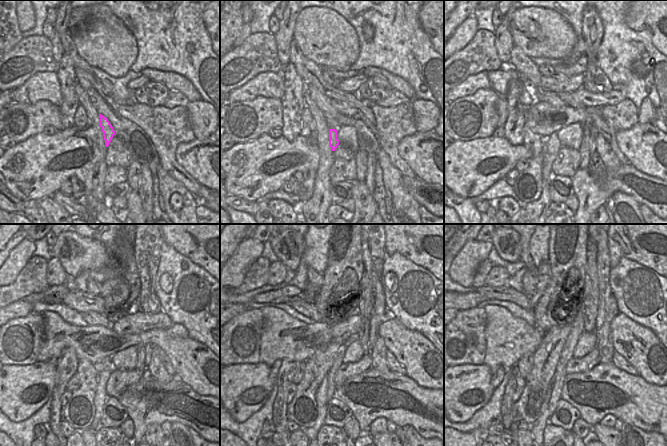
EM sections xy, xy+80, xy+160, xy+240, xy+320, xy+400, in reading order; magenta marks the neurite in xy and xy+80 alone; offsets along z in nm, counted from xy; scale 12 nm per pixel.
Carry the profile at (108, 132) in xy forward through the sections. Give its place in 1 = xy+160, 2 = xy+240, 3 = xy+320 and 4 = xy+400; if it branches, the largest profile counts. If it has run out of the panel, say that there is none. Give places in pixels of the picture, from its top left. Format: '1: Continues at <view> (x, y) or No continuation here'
1: Continues at xy+160 (551, 146)
2: Continues at xy+240 (100, 398)
3: Continues at xy+320 (321, 395)
4: Continues at xy+400 (538, 426)

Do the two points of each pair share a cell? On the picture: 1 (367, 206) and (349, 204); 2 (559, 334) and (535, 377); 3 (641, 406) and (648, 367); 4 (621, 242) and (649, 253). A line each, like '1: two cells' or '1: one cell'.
1: two cells
2: one cell
3: two cells
4: one cell

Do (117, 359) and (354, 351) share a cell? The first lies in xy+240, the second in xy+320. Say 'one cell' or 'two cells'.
one cell

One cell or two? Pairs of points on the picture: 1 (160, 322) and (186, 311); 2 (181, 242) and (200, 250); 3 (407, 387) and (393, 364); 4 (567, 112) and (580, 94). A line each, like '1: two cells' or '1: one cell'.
1: two cells
2: one cell
3: two cells
4: two cells

